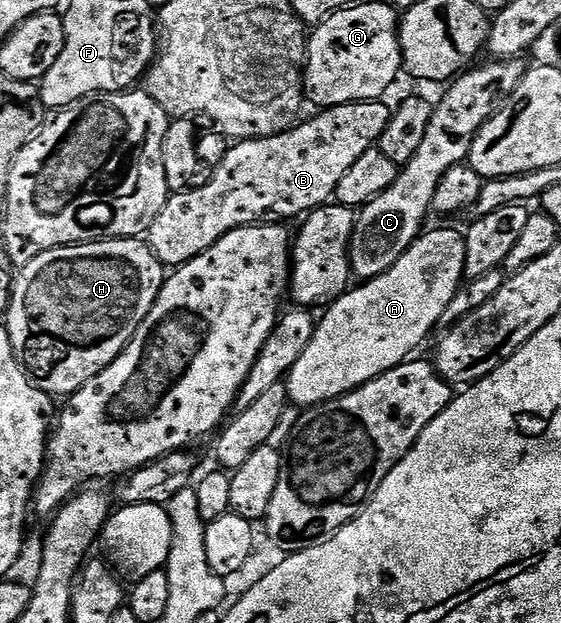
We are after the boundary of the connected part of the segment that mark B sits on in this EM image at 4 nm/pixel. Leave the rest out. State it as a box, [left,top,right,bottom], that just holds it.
[146,100,392,267]

